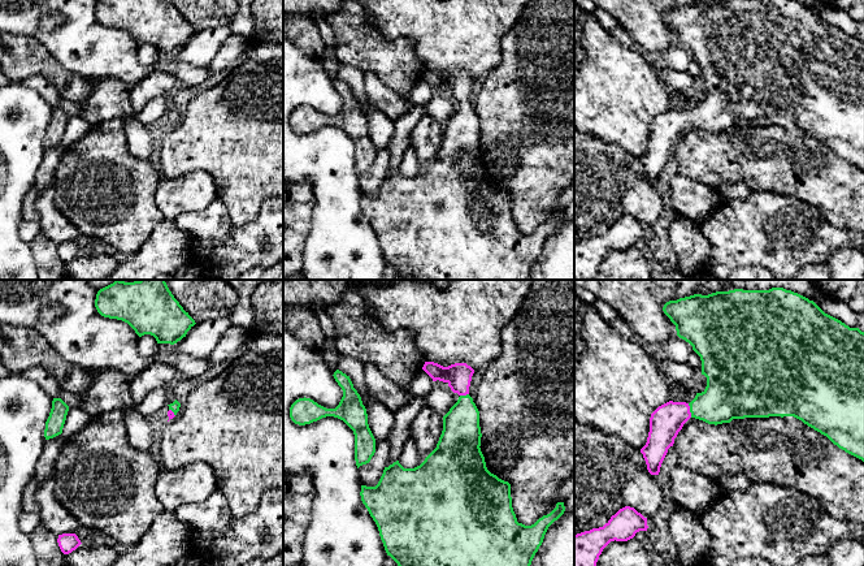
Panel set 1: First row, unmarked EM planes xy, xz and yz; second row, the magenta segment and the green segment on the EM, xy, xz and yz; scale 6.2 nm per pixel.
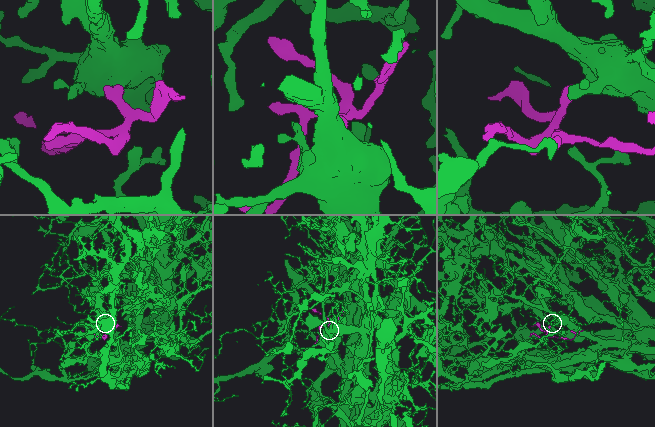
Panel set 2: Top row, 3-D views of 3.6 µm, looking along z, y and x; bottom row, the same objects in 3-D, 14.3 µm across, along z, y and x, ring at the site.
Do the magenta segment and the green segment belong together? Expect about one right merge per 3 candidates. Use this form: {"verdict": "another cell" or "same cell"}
{"verdict": "same cell"}

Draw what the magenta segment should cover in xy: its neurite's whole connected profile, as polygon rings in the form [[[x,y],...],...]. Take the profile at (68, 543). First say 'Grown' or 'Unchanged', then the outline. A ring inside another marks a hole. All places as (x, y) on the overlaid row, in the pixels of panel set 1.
Unchanged. [[[75,533],[58,535],[57,543],[64,554],[71,553],[82,544]]]

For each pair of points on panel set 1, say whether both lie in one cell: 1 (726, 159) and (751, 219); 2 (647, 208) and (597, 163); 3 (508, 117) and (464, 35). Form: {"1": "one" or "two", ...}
{"1": "two", "2": "one", "3": "two"}

